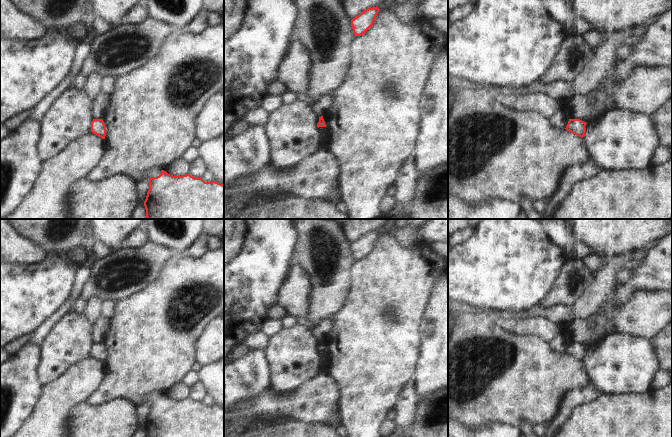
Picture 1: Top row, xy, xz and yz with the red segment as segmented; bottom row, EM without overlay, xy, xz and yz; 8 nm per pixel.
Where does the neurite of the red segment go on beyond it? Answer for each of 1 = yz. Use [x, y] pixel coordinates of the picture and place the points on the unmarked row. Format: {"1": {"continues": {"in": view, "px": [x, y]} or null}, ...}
{"1": {"continues": null}}

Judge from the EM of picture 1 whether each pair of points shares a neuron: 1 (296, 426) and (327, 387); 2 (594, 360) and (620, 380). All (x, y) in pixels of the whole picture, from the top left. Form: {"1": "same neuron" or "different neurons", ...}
{"1": "different neurons", "2": "same neuron"}

